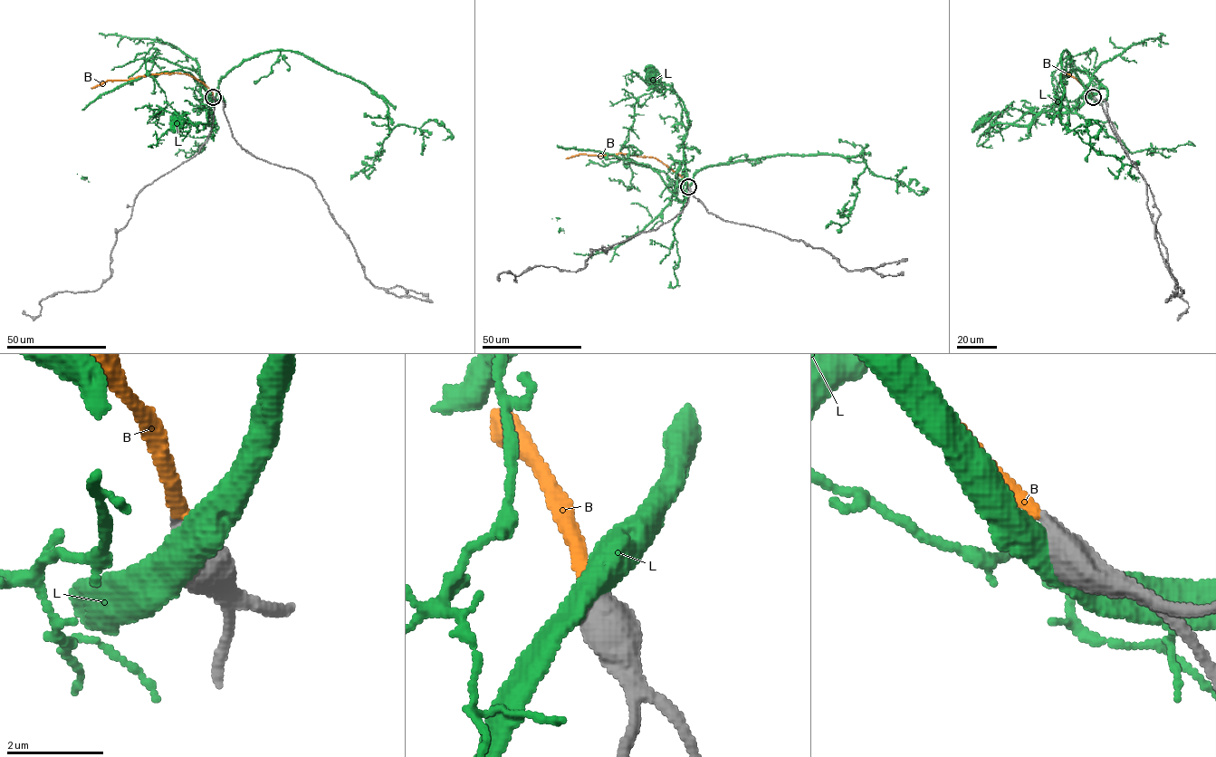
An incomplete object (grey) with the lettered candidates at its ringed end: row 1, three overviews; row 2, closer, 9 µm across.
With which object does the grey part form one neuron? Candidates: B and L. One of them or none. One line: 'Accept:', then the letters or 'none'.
Accept: B

